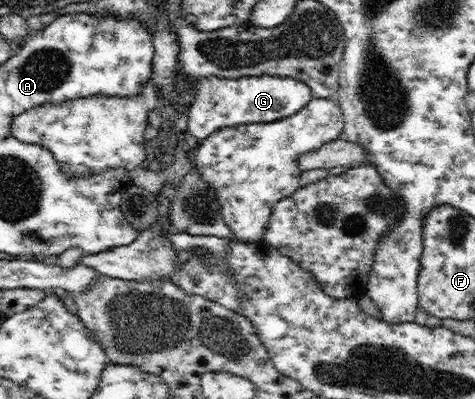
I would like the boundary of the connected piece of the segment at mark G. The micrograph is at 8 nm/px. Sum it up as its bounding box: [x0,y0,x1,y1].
[187,76,312,141]

